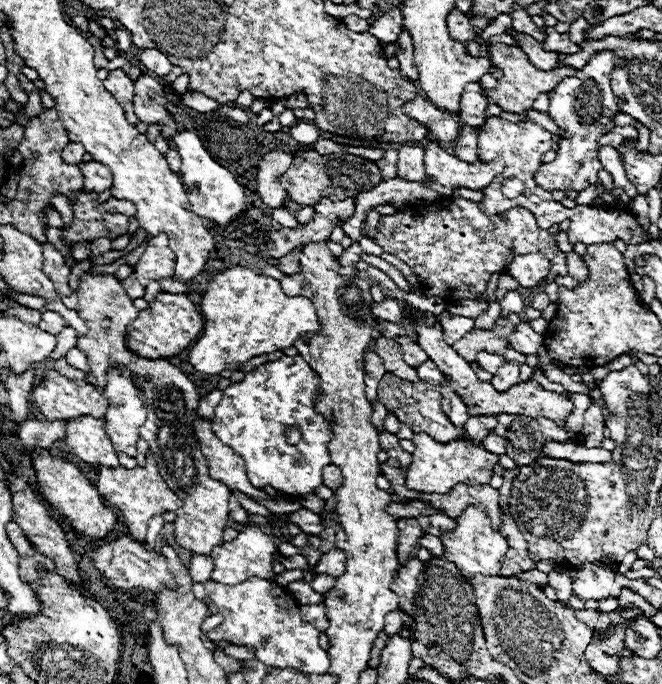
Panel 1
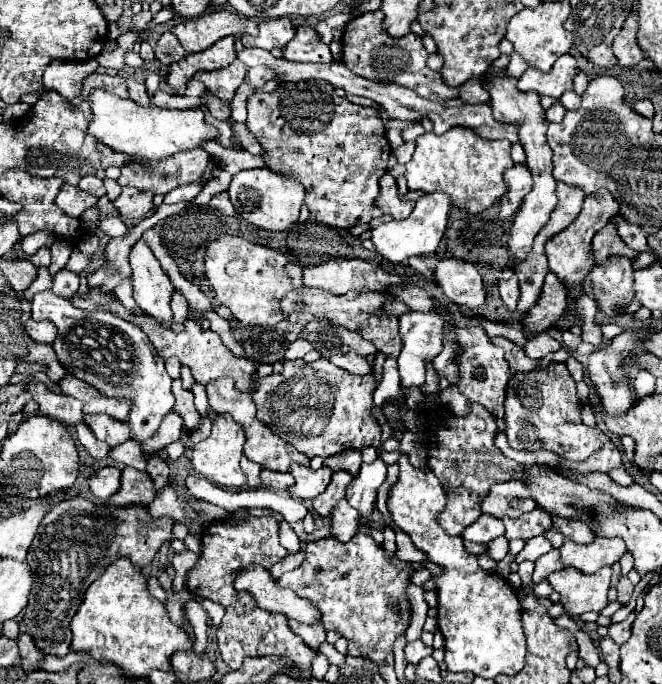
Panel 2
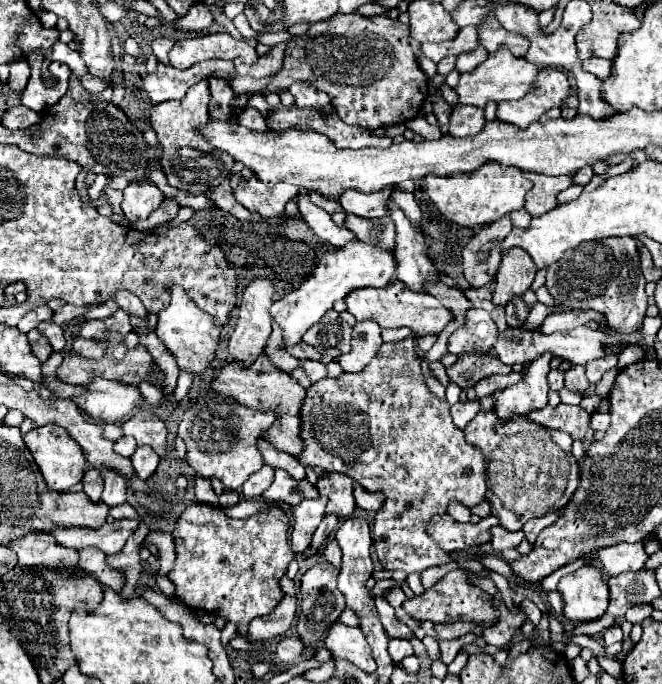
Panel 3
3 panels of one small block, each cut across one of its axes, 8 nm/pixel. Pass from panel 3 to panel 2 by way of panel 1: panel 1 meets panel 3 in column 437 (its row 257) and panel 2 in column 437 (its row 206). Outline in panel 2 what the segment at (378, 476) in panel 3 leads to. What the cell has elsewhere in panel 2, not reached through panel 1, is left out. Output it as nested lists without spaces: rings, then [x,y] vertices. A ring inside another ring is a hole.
[[[470,402],[470,412],[466,416],[442,412],[442,424],[436,410],[430,412],[430,416],[424,412],[424,434],[426,440],[430,440],[428,468],[438,476],[446,492],[446,508],[438,514],[438,524],[442,524],[448,536],[460,536],[462,530],[482,514],[480,502],[490,490],[490,484],[504,480],[526,480],[522,468],[508,460],[494,444],[498,434],[496,418],[476,402]]]

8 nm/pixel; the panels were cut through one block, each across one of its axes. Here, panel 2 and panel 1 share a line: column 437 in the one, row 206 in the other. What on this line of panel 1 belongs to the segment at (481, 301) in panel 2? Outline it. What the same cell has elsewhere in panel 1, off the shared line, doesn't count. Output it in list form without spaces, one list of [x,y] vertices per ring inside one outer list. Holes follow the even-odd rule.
[[[268,152],[262,156],[258,164],[258,196],[262,198],[264,206],[268,208],[282,208],[288,200],[288,194],[280,186],[280,176],[286,172],[286,168],[292,164],[292,154],[288,152]]]

